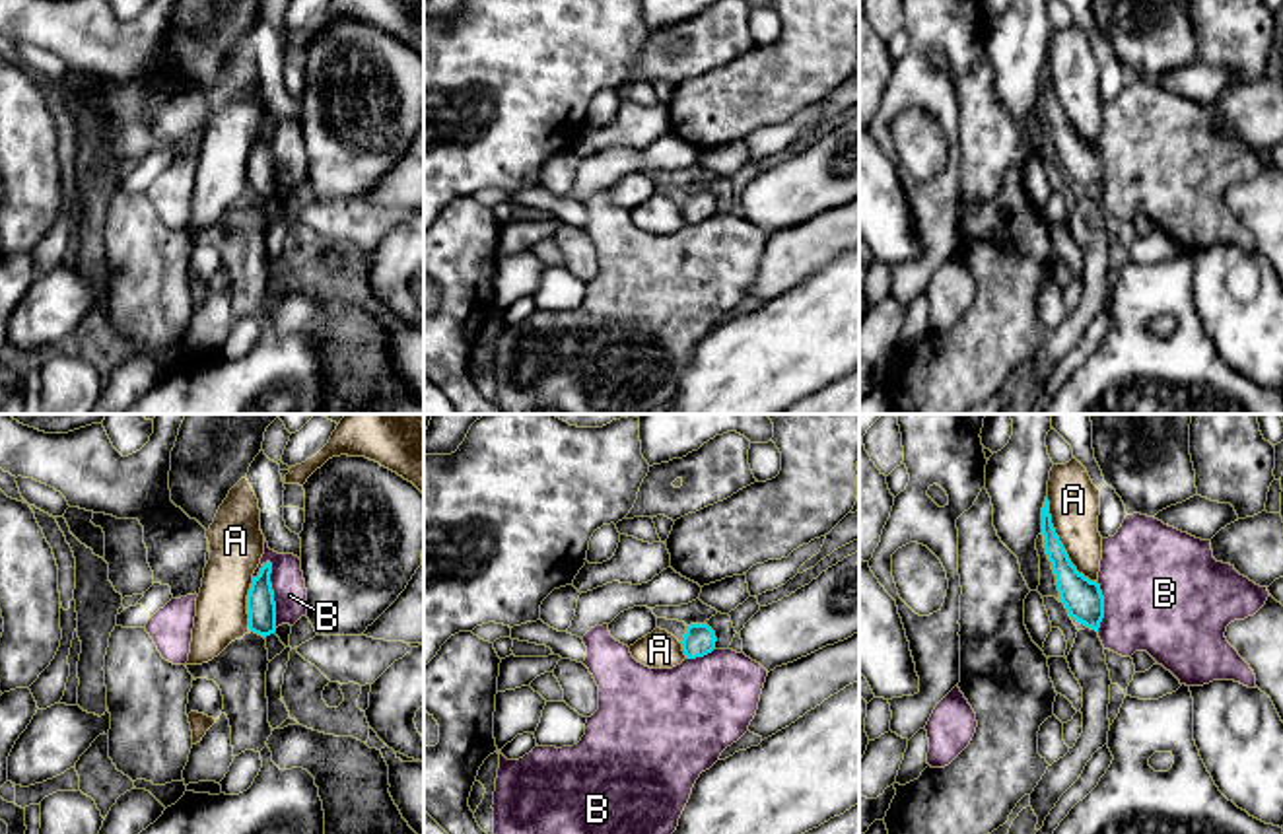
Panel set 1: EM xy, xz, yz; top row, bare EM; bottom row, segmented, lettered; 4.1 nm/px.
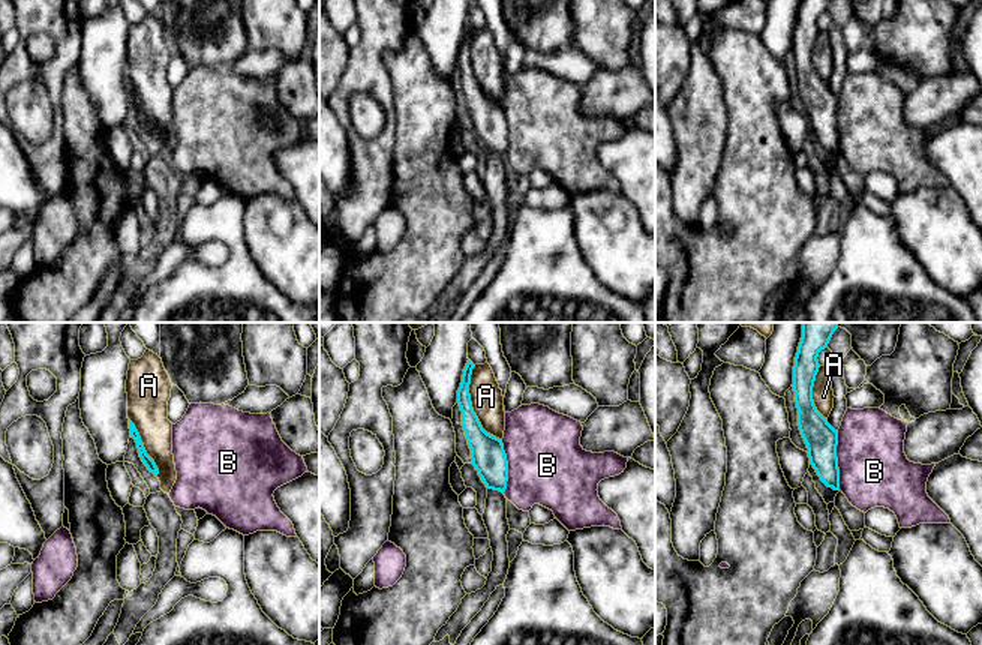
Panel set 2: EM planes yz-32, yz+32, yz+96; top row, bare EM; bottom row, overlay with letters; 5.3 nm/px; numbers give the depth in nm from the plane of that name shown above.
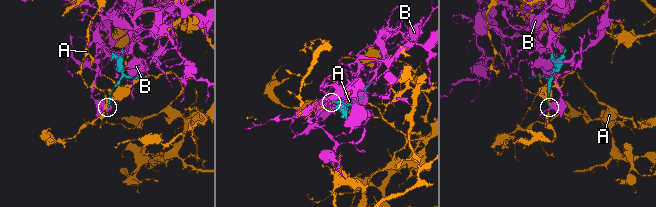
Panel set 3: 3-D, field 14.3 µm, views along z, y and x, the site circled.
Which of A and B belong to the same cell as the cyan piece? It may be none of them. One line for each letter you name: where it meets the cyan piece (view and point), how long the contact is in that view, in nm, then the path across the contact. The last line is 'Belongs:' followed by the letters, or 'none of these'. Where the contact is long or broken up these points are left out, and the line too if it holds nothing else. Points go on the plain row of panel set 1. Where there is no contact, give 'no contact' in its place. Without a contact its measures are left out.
Belongs: none of these

